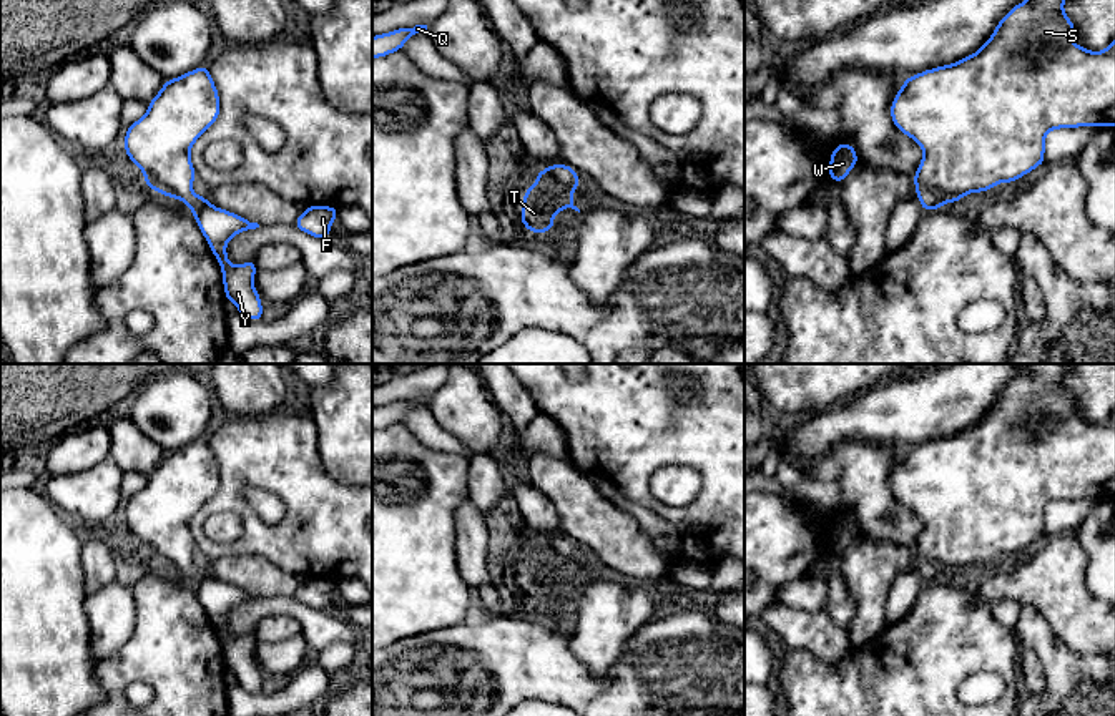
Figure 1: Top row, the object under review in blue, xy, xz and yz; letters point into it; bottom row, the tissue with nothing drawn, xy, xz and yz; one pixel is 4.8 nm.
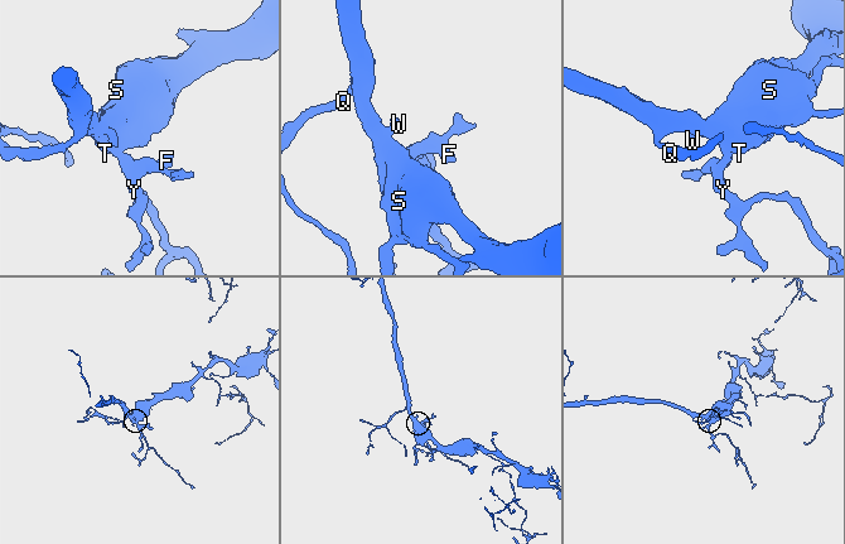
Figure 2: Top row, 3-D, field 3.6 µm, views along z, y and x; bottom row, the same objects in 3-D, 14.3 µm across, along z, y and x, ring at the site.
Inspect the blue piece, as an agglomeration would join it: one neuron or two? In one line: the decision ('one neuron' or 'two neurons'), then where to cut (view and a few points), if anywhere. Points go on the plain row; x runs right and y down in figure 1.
one neuron; no cut

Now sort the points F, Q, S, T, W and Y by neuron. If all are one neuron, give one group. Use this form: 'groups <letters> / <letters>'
groups F Q S T W Y

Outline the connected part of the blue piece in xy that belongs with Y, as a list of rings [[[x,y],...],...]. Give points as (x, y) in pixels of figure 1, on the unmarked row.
[[[204,435],[165,454],[148,475],[146,487],[126,500],[125,523],[143,543],[150,562],[179,571],[193,583],[211,625],[221,636],[224,669],[246,691],[261,693],[261,668],[253,660],[258,643],[254,631],[231,638],[226,626],[226,616],[236,606],[256,601],[259,596],[216,580],[191,563],[198,548],[189,522],[218,492],[219,483],[219,467]]]

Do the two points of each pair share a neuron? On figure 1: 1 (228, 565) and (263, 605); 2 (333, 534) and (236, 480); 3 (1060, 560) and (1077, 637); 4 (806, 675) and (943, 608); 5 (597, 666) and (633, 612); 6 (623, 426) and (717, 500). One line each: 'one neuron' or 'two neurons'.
1: two neurons
2: one neuron
3: one neuron
4: one neuron
5: one neuron
6: one neuron

